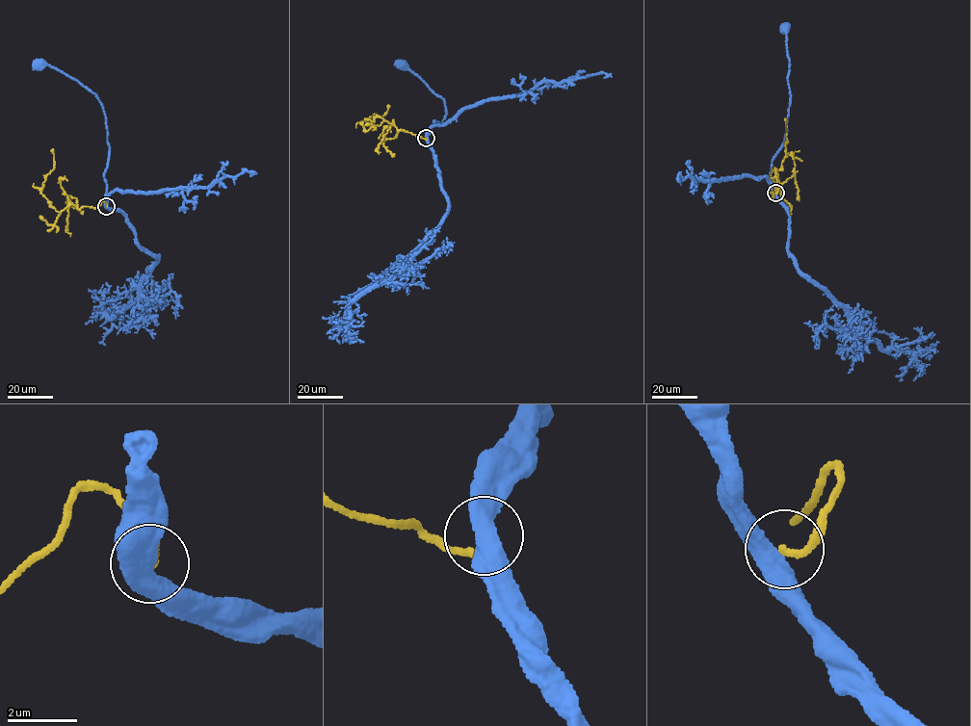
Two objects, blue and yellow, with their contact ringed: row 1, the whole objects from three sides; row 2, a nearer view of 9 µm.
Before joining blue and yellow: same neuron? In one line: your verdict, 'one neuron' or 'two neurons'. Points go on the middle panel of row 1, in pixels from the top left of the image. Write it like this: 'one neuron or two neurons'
two neurons

